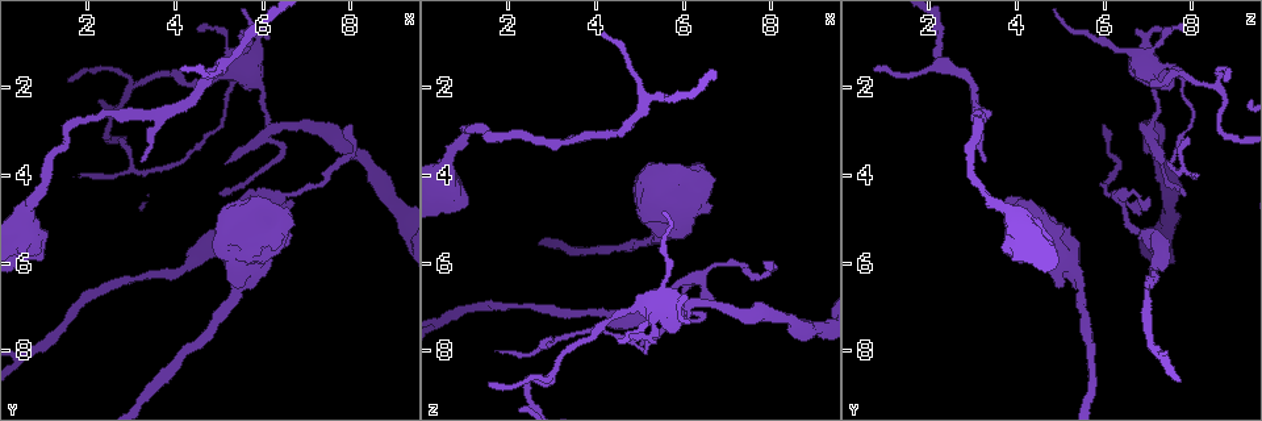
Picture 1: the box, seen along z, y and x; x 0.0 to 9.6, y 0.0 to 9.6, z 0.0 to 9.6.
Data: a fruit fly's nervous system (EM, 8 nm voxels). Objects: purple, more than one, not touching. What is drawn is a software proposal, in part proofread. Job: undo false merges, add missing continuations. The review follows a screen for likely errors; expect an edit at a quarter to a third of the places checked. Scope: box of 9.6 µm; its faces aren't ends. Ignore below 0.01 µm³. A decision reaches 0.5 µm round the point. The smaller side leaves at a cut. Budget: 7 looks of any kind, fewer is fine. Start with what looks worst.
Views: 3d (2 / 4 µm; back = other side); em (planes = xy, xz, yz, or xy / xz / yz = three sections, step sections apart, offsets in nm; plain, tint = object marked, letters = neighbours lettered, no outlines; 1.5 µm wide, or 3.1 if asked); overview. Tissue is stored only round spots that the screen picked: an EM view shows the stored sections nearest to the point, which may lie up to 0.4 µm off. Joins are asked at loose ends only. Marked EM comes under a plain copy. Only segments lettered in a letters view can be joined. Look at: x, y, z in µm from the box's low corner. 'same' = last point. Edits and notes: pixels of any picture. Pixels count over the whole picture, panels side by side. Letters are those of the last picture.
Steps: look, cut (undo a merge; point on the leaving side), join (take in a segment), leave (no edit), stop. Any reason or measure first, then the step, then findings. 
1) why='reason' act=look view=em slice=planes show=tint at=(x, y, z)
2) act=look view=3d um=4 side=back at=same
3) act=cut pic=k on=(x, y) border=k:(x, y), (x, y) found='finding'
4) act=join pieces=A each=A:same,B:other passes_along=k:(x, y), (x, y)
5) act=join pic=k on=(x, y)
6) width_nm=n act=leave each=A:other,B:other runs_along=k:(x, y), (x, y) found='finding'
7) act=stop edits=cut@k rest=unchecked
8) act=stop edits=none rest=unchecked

why='calibre changes' act=look view=em slice=xy step=8 show=tint at=(6.15, 2.85, 7.00)

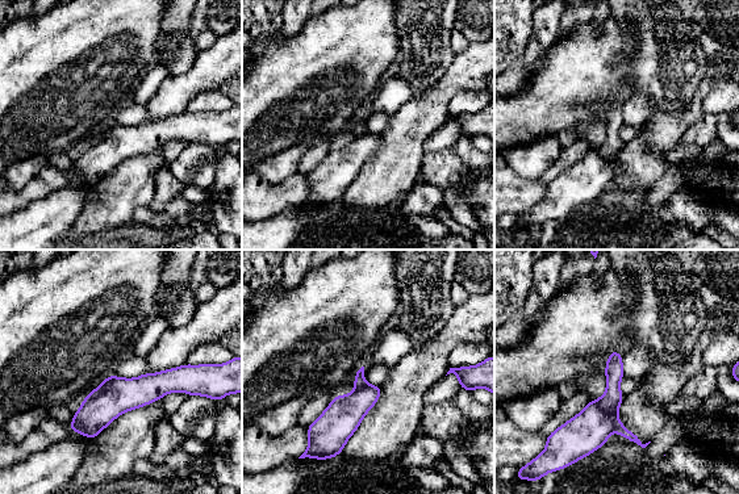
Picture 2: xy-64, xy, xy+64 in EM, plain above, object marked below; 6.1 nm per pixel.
act=look view=em slice=planes show=letters at=same

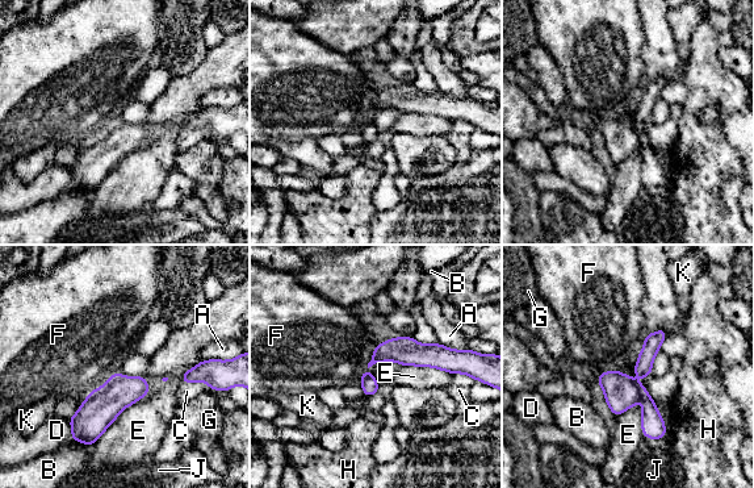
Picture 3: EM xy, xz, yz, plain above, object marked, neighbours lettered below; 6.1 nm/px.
act=cut pic=3 on=(620, 391) each=A:other,B:other,C:other,D:other,E:other,F:other,G:other,H:other,J:other,K:other part_leaving=3:(375, 357), (438, 355), (455, 370) found='two neurons meet here'

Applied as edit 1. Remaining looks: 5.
why='see it whole again' act=look view=overview

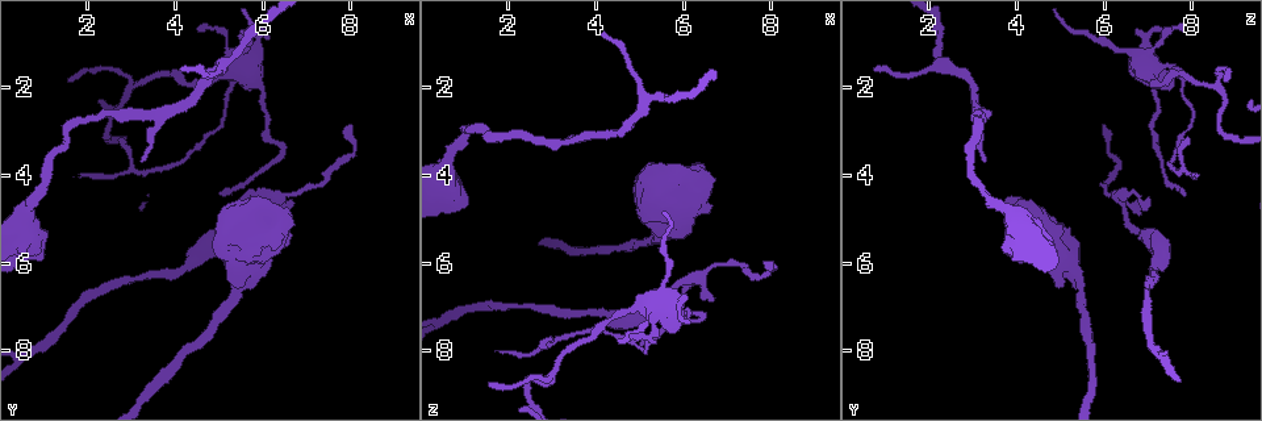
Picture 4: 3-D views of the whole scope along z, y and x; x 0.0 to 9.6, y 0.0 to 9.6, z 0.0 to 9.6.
why='thick turns thin' act=look view=3d um=2 side=back at=(4.30, 6.00, 7.20)

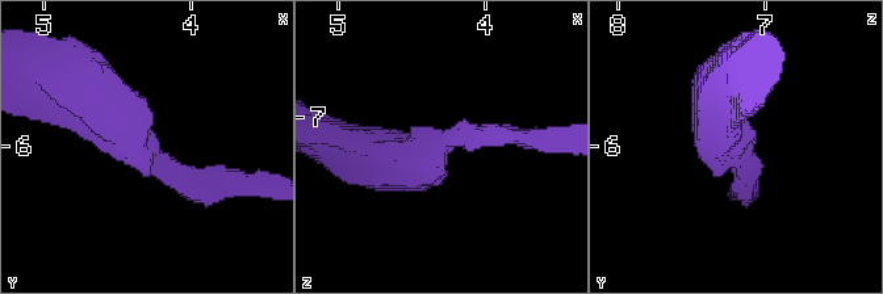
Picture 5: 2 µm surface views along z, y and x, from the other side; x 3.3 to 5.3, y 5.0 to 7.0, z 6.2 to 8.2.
why='shape alone is not enough' act=look view=em slice=planes show=letters at=(4.24, 6.08, 7.18)

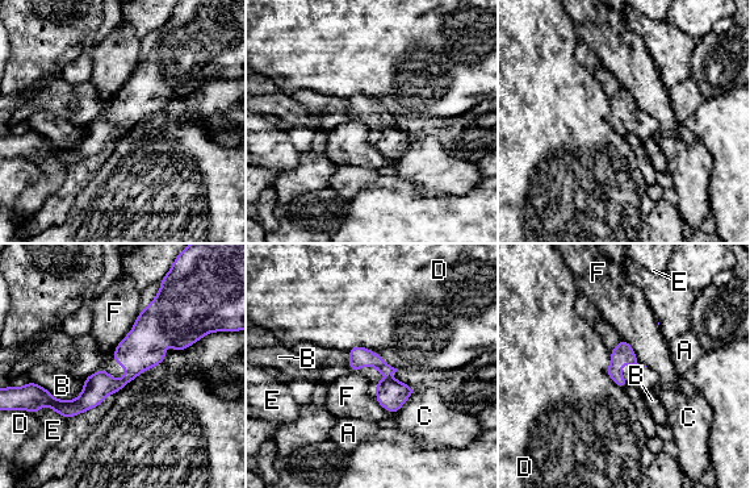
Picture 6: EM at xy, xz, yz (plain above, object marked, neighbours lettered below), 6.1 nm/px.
act=leave each=A:other,B:other,C:other,D:other,E:other,F:other border=6:(141, 308), (132, 330), (114, 347) found='all the same neuron'

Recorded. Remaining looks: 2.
why='tapers out' act=look view=3d um=4 at=(1.75, 3.95, 8.00)

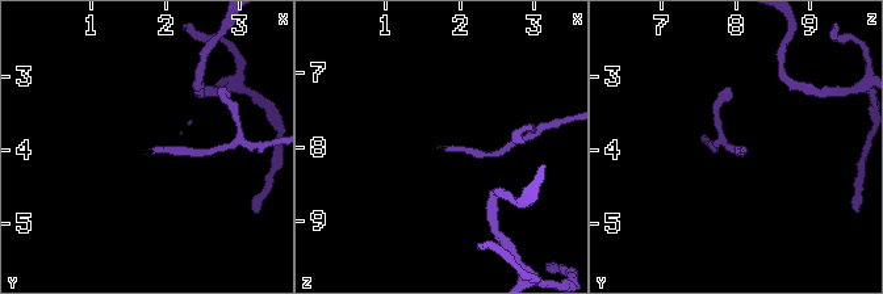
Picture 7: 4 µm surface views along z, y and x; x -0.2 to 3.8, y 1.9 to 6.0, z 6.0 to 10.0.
act=look view=em slice=planes show=letters at=(1.80, 3.95, 8.05)

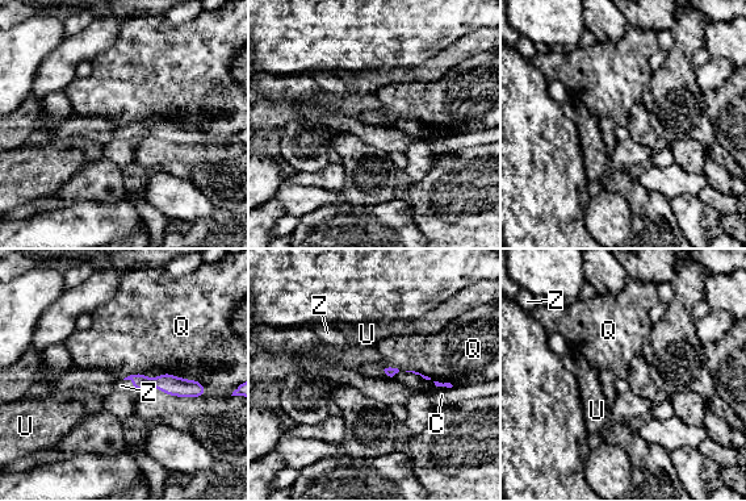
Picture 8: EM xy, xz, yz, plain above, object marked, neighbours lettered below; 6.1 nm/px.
act=join pieces=Z each=C:other,Q:other,U:other,Z:same passes_along=8:(170, 384), (133, 380), (121, 385) found='it goes on there'

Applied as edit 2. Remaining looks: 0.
act=stop edits=cut@3,join@8 rest=unchecked

